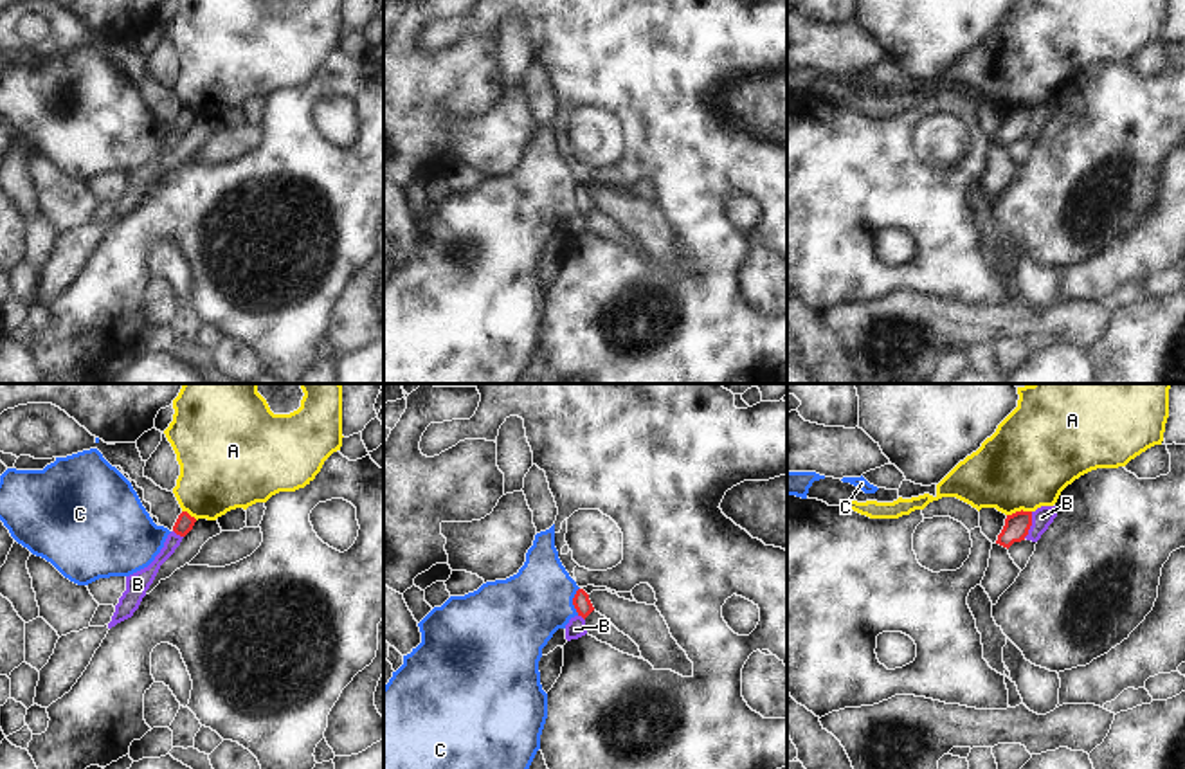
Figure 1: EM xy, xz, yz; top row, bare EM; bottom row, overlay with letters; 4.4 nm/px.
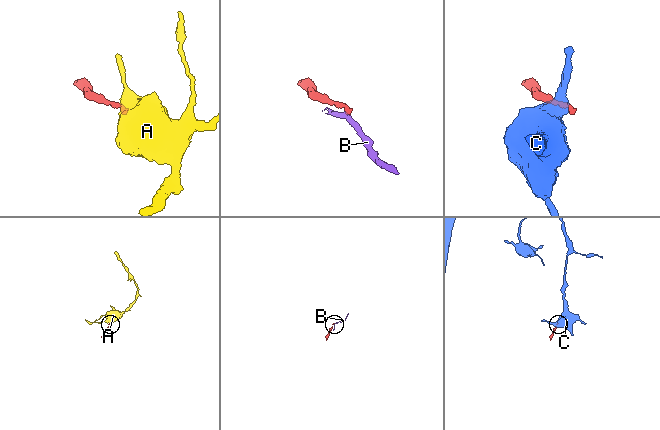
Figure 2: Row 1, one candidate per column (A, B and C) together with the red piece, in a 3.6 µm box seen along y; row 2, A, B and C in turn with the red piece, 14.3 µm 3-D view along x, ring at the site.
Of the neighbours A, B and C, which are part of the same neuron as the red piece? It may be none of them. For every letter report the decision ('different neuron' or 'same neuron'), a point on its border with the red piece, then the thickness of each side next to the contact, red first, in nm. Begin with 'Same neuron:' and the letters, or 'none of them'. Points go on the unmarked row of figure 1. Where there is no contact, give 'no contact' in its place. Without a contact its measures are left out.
Same neuron: none of them
A: different neuron; meets red in yz at (1018, 108); 110 nm thick on the red side, 400 nm on the other
B: different neuron; meets red in yz at (1031, 121); 110 nm thick on the red side, 90 nm on the other
C: different neuron; meets red in xz at (573, 199); 80 nm thick on the red side, 340 nm on the other

